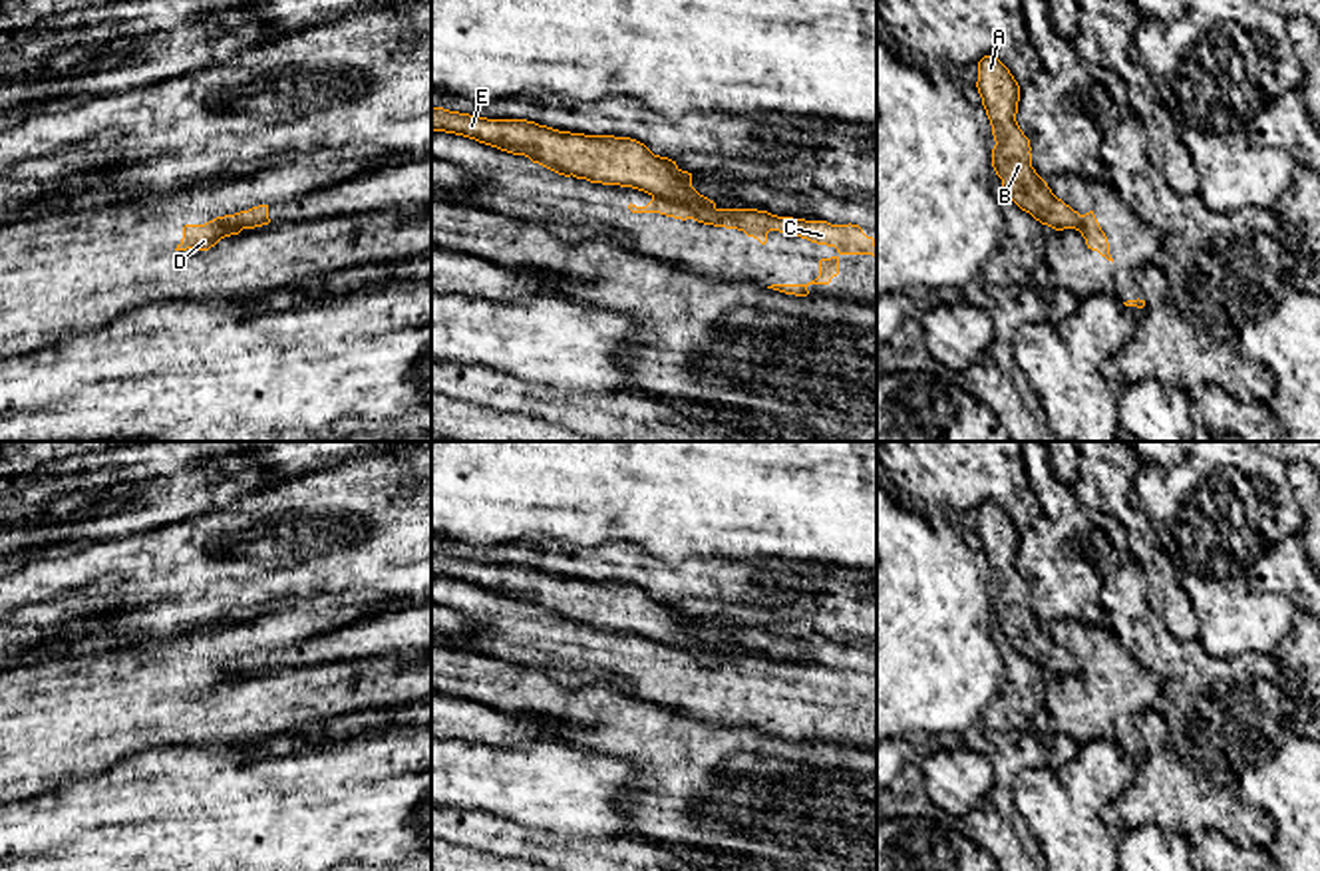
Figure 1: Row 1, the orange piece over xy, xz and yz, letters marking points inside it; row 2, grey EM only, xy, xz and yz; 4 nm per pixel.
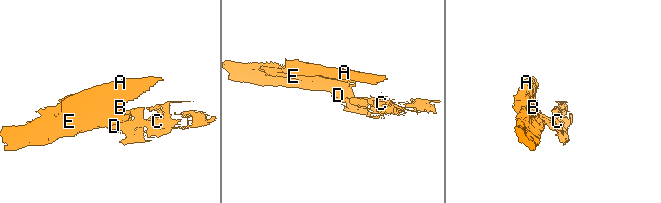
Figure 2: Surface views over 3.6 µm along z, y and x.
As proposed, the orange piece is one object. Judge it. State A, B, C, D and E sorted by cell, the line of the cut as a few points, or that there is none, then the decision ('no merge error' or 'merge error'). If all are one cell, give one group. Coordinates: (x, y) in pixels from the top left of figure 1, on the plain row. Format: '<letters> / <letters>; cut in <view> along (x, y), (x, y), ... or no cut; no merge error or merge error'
A B E / C D; cut in xz along (653, 639), (682, 647), (698, 657), (714, 655); merge error

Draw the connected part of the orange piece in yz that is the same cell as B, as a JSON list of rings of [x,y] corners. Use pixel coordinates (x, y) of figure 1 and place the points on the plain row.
[[[994,501],[978,507],[978,539],[992,571],[992,612],[1010,644],[1042,670],[1079,676],[1083,660],[1058,644],[1032,612],[1030,585],[1016,567],[1020,531]]]

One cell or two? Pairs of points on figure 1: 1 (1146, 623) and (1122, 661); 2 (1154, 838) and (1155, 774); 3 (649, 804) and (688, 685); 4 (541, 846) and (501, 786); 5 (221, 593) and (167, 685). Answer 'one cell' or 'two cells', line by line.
1: two cells
2: two cells
3: two cells
4: two cells
5: two cells

